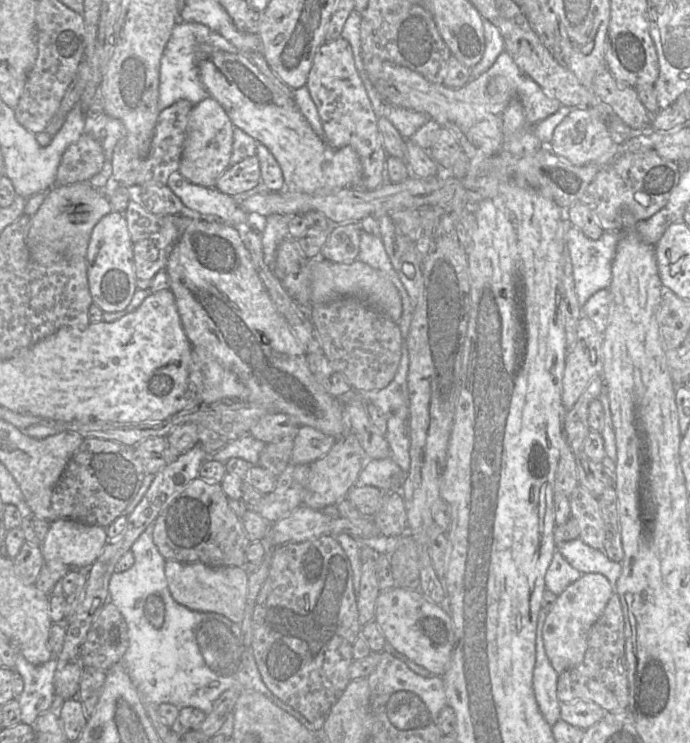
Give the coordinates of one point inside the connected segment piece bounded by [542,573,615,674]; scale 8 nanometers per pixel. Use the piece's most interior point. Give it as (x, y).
(565, 631)

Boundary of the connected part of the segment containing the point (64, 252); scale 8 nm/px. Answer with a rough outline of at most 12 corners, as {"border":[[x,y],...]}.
{"border":[[88,182],[53,186],[28,225],[31,258],[85,257],[112,208]]}

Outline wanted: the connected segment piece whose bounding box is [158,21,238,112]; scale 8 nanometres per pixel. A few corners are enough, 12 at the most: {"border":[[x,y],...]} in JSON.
{"border":[[178,21],[161,58],[160,112],[181,99],[209,97],[197,47],[232,54],[233,44],[209,27]]}

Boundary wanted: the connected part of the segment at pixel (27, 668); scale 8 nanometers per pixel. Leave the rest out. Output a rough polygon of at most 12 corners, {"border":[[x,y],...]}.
{"border":[[21,654],[14,670],[24,681],[16,698],[21,722],[33,727],[51,707],[58,656],[35,666]]}

